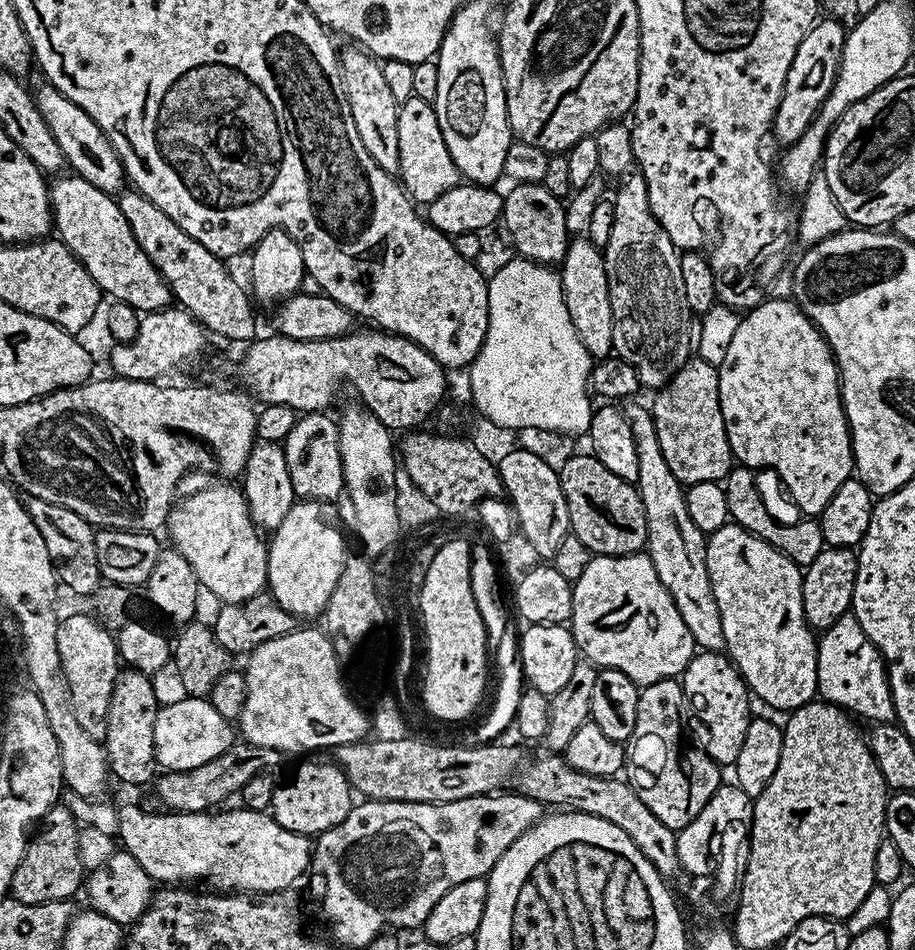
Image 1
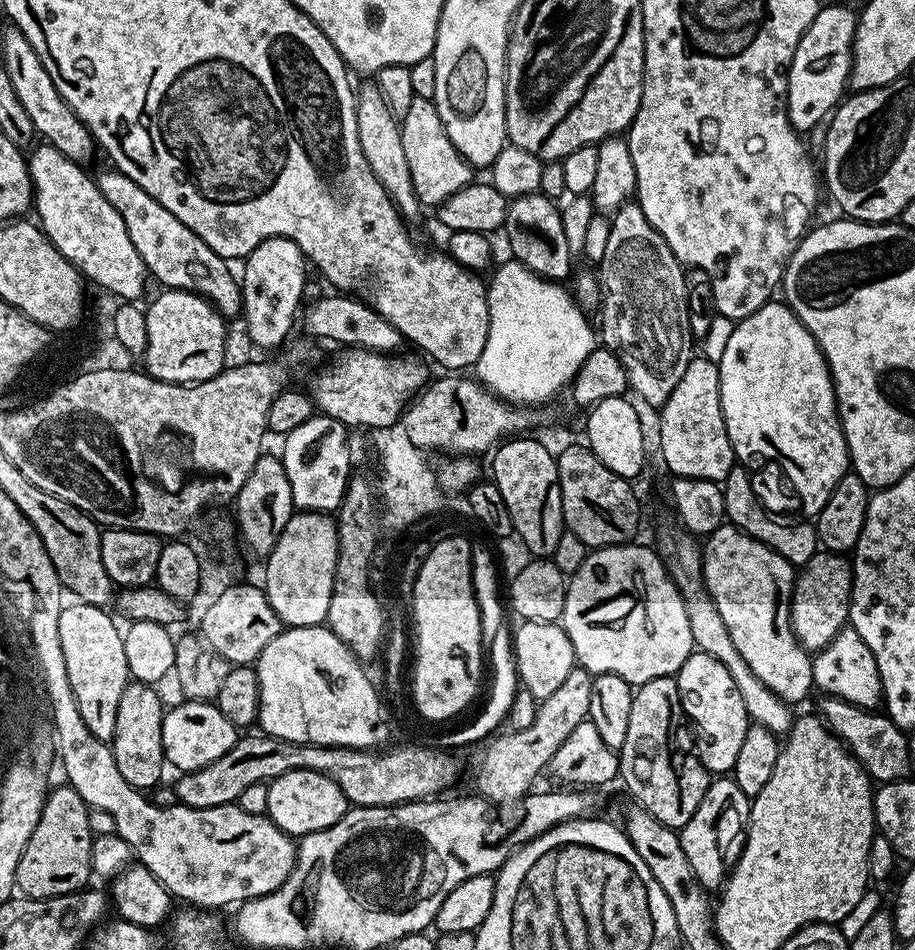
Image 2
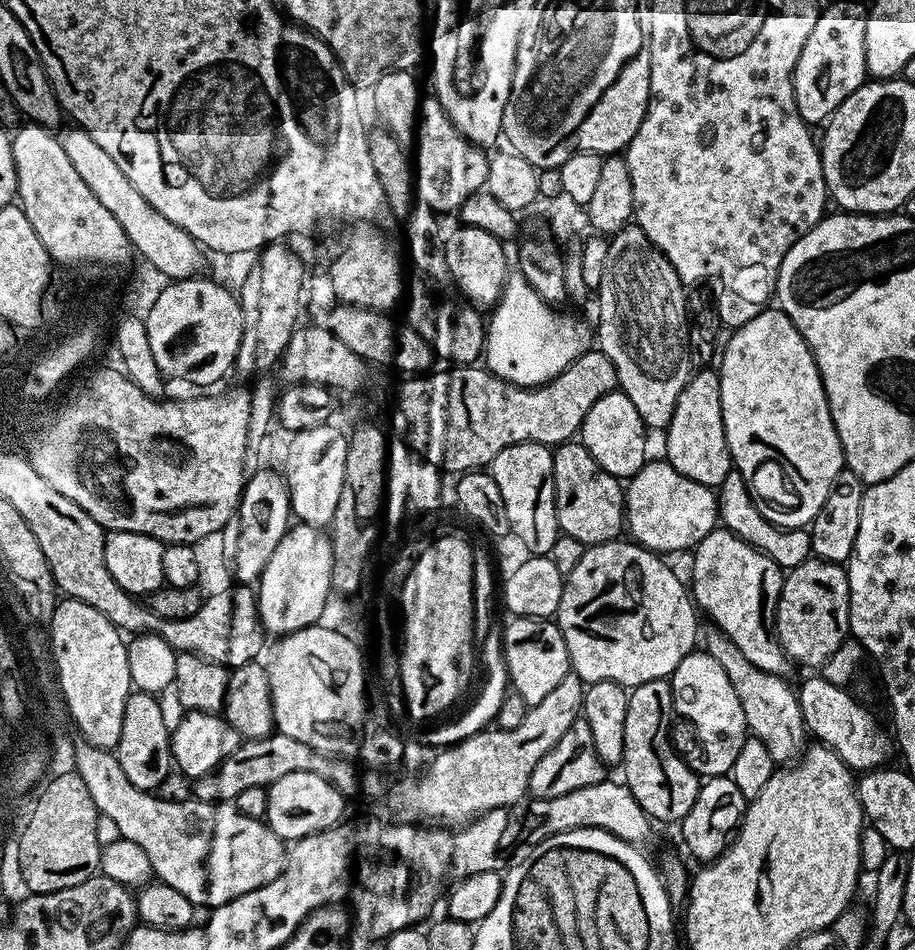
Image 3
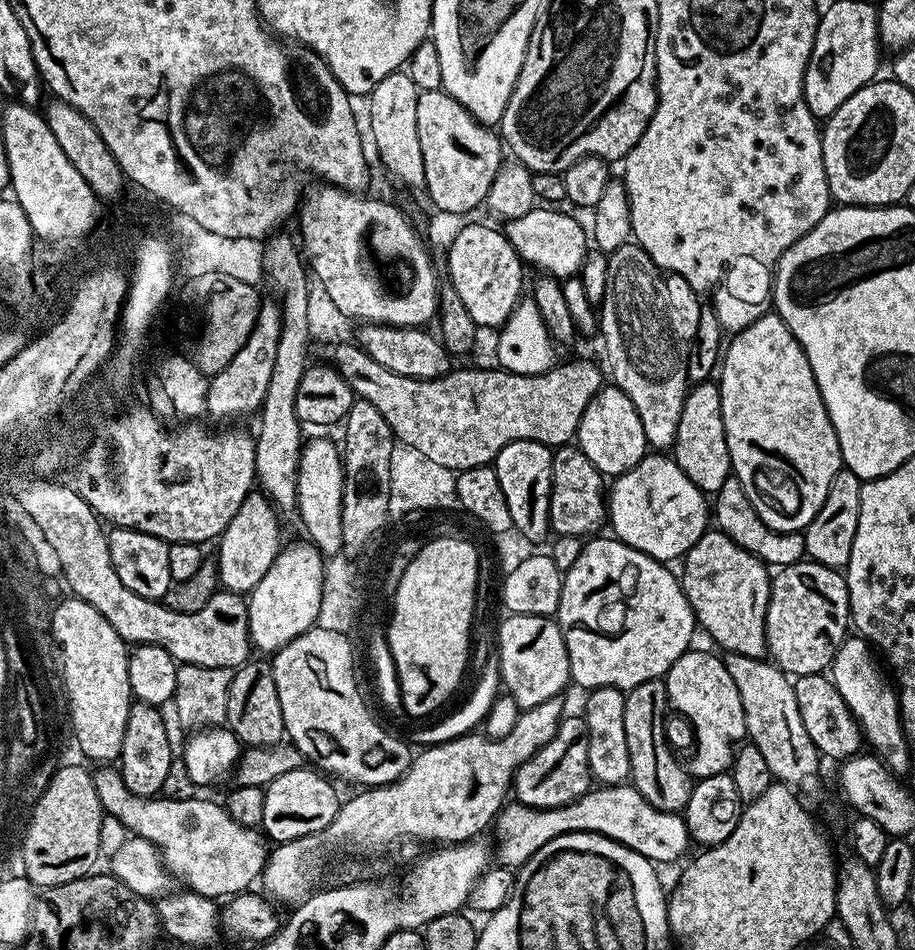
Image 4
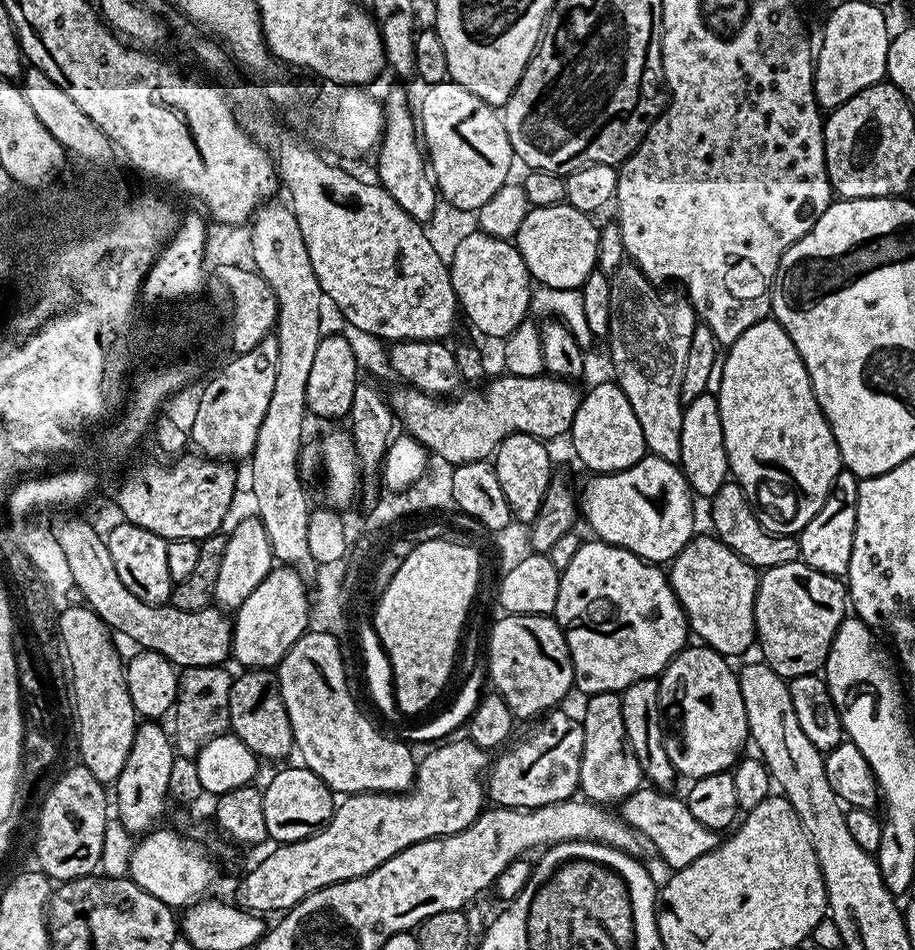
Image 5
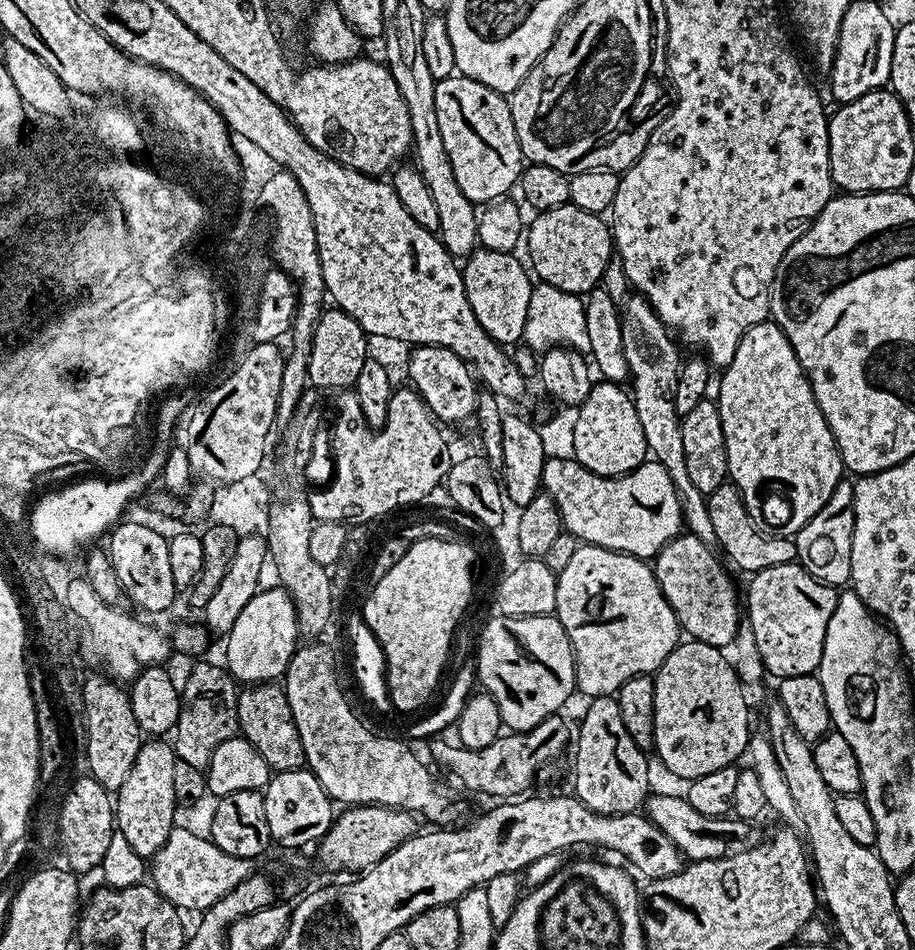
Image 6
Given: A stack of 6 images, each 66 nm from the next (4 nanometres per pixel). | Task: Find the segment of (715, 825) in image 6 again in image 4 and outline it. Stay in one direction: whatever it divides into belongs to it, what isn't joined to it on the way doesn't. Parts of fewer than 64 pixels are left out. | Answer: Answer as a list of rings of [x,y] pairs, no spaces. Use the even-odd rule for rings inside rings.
[[[628,782],[593,787],[578,802],[567,807],[537,810],[519,802],[509,803],[496,817],[495,828],[495,863],[501,868],[513,870],[520,869],[547,840],[553,840],[564,832],[597,832],[599,836],[625,844],[627,848],[642,854],[657,866],[672,864],[680,859],[683,861],[684,851],[690,845],[685,817],[658,810],[653,804],[646,802],[638,789]]]

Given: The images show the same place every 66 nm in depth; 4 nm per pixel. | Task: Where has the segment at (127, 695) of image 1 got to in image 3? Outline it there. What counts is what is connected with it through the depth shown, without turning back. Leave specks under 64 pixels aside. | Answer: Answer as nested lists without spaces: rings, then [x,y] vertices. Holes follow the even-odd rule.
[[[134,690],[126,698],[126,711],[122,713],[122,738],[115,749],[122,774],[134,782],[134,786],[155,790],[169,772],[173,771],[172,734],[166,728],[157,697],[150,692]]]

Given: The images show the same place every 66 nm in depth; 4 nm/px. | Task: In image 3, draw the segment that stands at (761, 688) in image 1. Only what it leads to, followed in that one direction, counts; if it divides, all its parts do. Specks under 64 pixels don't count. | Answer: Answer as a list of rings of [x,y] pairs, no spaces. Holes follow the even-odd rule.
[[[723,526],[706,534],[691,556],[690,595],[699,611],[712,616],[711,623],[721,628],[732,639],[734,646],[738,646],[738,650],[742,650],[742,654],[758,666],[758,670],[784,676],[790,668],[790,661],[774,629],[785,573],[766,554]]]

